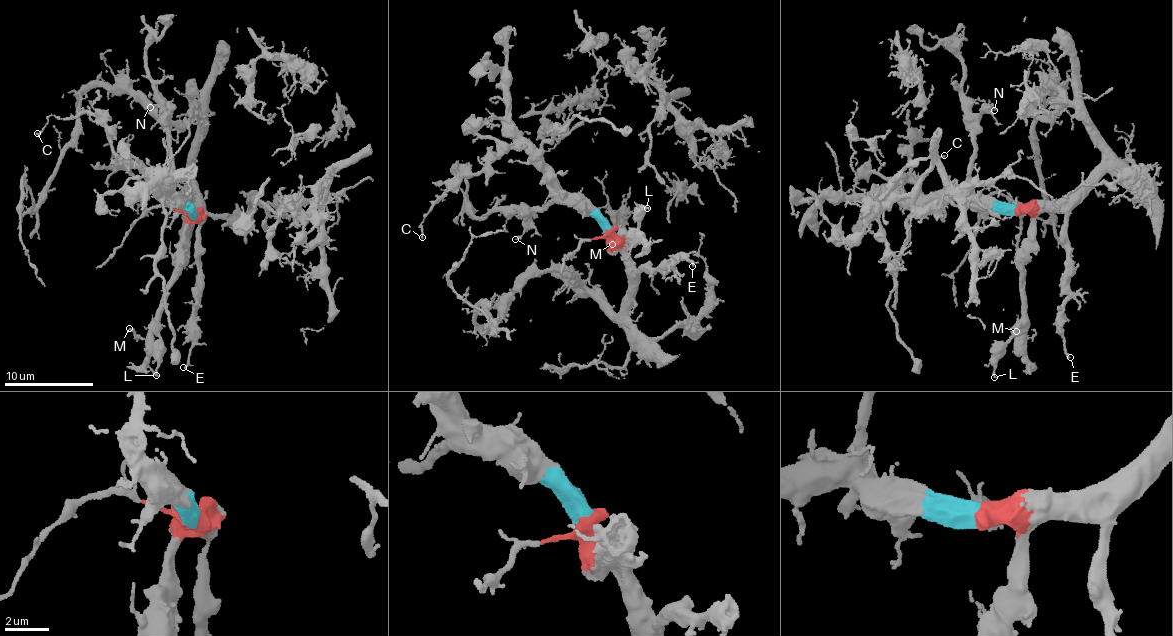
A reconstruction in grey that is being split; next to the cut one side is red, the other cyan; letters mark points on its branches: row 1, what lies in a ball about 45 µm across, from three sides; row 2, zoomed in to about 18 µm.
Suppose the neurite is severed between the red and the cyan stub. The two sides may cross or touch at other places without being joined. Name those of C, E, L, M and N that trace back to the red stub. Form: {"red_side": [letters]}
{"red_side": ["E", "L", "M"]}

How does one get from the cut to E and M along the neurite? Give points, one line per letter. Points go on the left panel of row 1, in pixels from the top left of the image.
E: (193, 213), (200, 226), (199, 306), (193, 325), (193, 347), (184, 368)
M: (193, 213), (187, 227), (187, 253), (176, 270), (159, 325), (142, 338), (136, 338), (129, 328)

